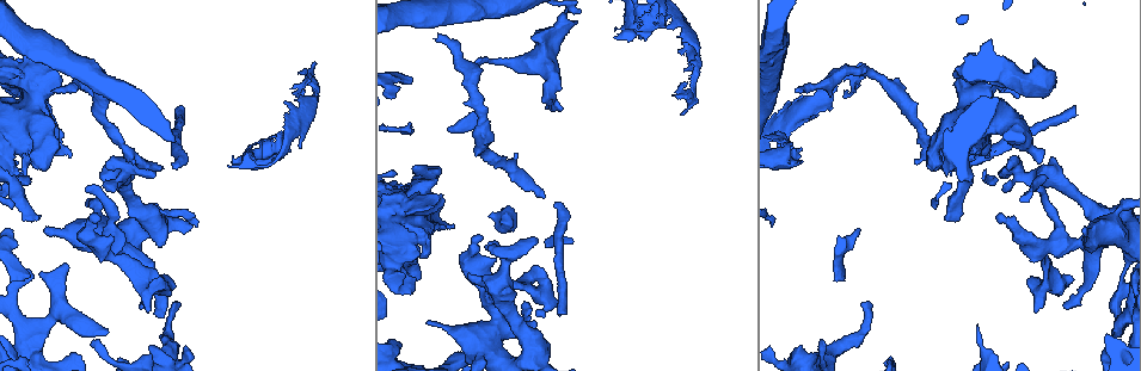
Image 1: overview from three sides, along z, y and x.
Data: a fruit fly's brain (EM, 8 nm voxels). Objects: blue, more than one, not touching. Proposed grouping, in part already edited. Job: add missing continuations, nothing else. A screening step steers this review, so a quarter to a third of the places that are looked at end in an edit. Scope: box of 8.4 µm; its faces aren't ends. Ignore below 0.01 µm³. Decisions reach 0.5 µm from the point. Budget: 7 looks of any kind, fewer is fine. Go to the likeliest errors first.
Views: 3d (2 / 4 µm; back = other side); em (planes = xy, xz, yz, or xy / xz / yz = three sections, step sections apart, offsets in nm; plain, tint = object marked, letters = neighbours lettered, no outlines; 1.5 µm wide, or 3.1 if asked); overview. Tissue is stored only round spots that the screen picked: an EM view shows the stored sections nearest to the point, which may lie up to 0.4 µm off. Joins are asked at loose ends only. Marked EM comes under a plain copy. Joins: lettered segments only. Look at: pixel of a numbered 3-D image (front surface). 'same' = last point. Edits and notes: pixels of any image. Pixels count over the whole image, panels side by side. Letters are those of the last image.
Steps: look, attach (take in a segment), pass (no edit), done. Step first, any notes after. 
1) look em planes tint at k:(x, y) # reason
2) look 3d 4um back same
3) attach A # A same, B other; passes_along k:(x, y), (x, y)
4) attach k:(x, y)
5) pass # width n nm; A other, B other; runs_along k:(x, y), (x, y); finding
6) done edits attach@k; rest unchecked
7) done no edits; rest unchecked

look em planes tint at 1:(182, 107)

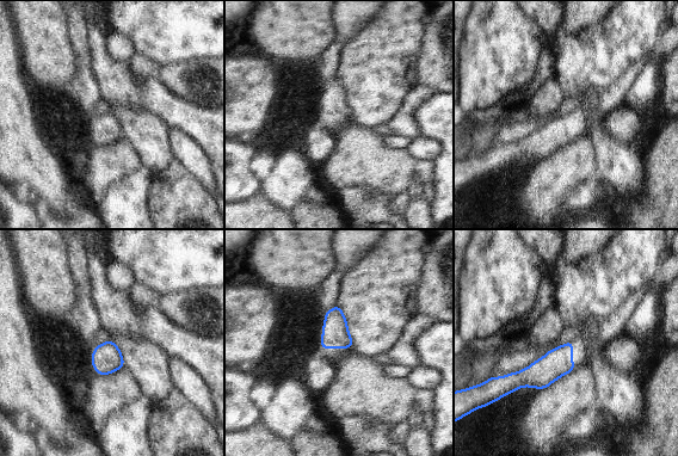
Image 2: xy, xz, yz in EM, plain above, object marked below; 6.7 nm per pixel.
look em planes letters same # what lies round it

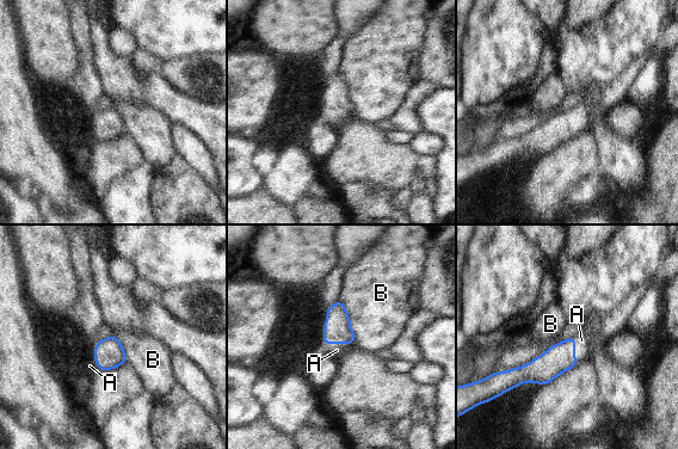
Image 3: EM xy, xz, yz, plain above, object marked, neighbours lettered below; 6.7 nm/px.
attach A # width 180 nm; A same, B other; passes_along 3:(338, 330), (322, 340), (337, 350); the cell continues

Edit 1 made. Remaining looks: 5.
look overview

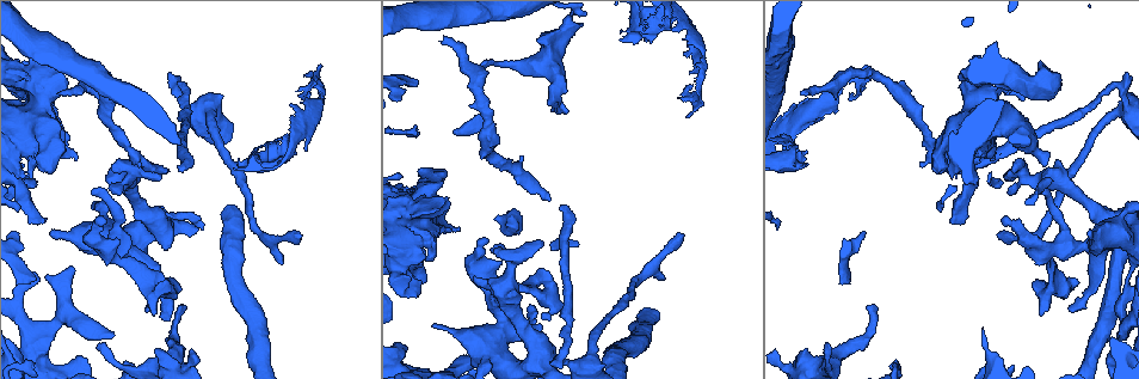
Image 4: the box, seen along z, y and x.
look em yz step 4 tint at 4:(550, 312)

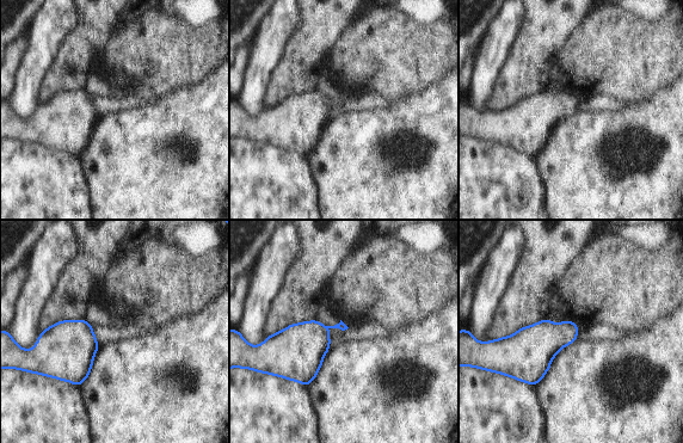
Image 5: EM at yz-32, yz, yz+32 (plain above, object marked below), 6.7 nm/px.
look em planes letters same

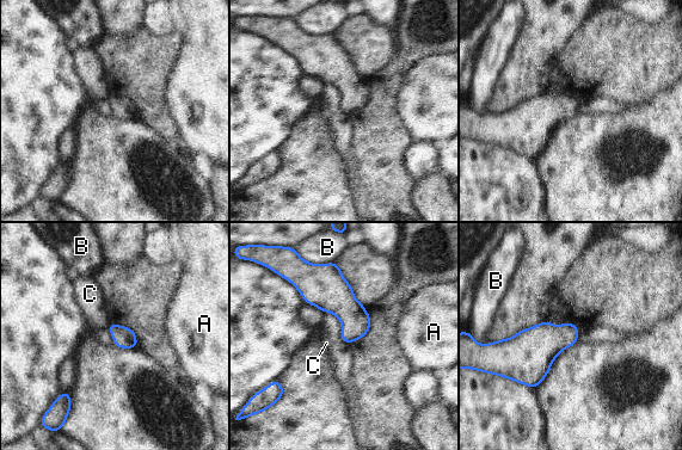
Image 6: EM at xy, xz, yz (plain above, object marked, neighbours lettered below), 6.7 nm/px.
pass # A other, B other, C other; border 6:(111, 322), (106, 327); none of them fits

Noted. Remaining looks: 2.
look 3d 4um at 4:(35, 280) # free end

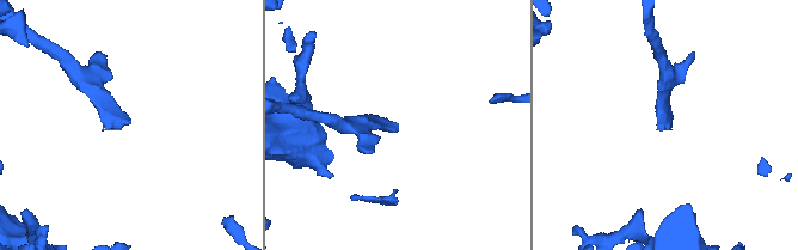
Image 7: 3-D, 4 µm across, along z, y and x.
look em planes letters at 7:(128, 121)

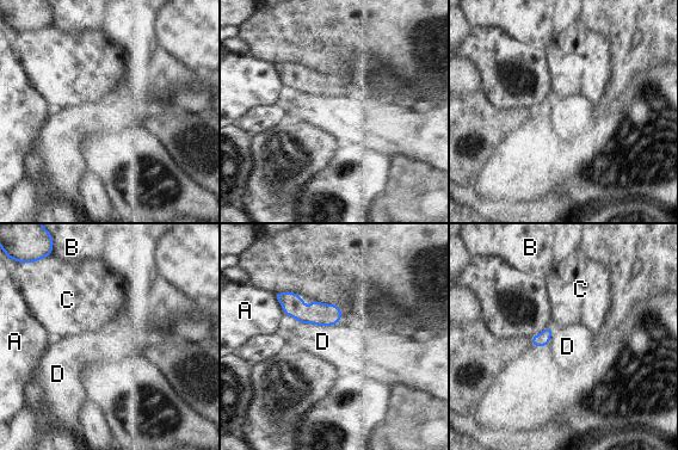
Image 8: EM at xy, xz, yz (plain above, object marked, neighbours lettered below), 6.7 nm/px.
pass # A other, B other, C other, D other; runs_along 8:(278, 296), (303, 314), (337, 319); no lettered segment goes on from it

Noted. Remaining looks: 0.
done edits attach@3; rest unchecked

